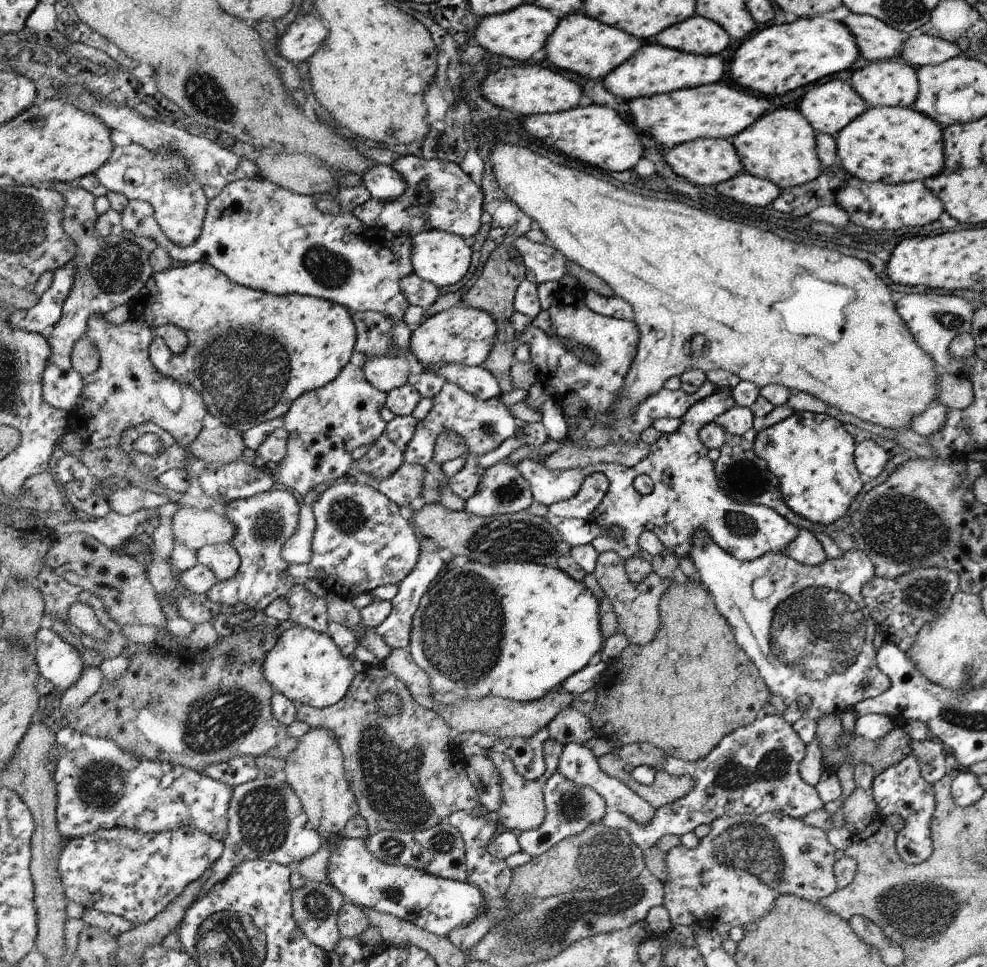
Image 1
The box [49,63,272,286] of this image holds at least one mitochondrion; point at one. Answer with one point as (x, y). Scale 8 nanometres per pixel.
(203, 90)

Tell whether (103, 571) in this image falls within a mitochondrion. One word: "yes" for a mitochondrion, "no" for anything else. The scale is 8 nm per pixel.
no

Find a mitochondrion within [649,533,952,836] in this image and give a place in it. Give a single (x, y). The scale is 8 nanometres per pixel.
(817, 633)

